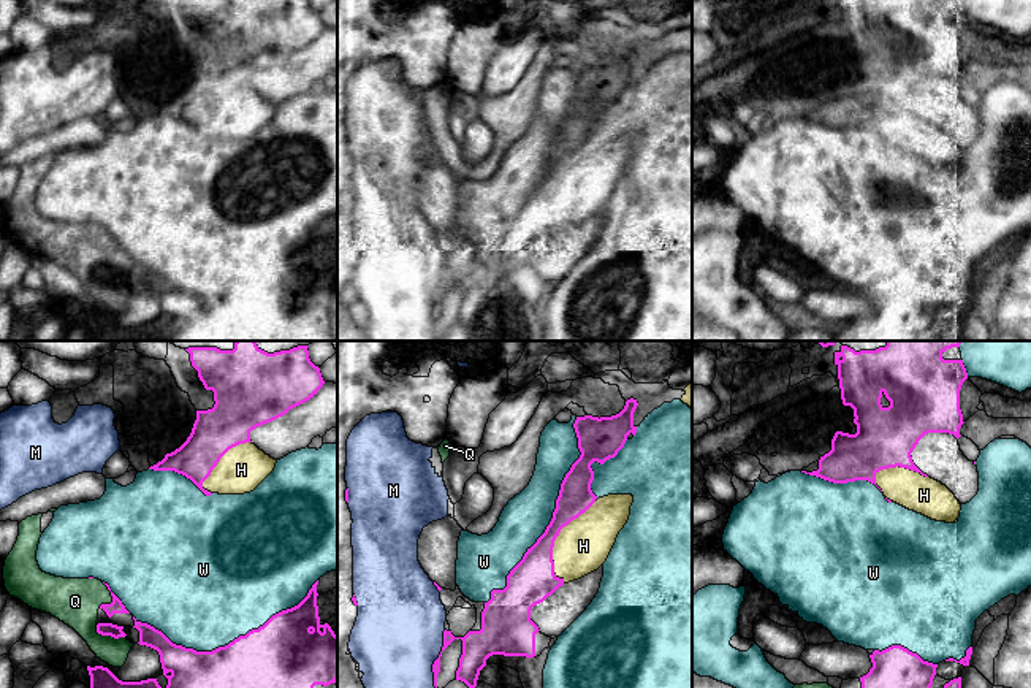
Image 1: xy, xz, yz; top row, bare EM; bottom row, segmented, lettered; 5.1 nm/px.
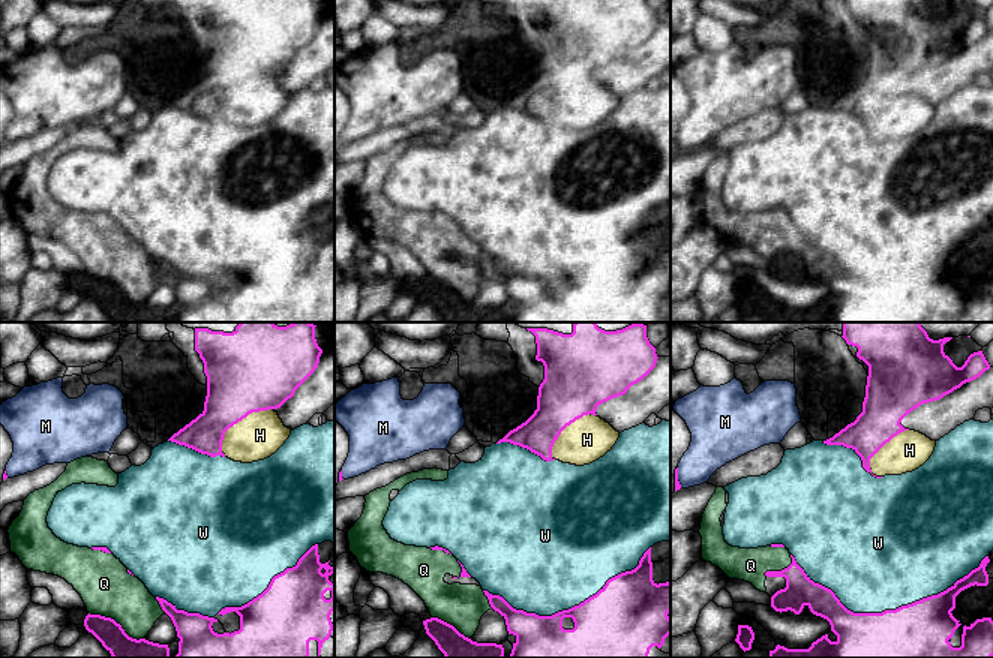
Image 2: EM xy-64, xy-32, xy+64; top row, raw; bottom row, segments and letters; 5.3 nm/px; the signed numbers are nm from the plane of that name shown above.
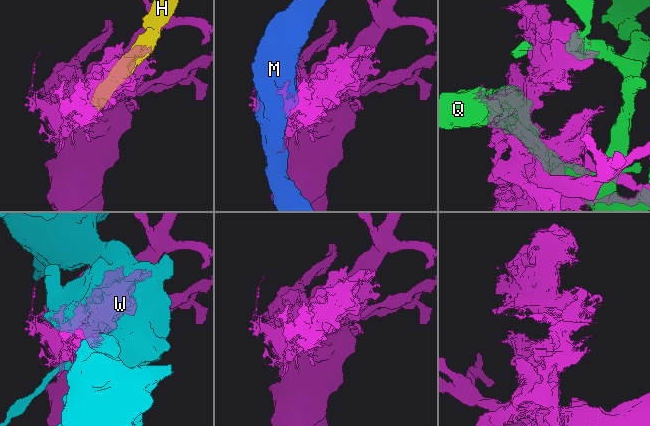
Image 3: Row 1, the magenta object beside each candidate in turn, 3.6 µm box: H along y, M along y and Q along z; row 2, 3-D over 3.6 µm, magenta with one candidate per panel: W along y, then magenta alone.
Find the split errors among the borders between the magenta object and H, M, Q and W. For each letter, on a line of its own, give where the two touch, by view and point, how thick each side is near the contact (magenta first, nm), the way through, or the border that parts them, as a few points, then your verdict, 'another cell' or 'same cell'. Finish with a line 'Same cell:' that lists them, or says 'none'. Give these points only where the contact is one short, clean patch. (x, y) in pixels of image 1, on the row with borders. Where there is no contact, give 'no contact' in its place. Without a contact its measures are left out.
H: xz (555, 539) | 220/280 nm | another cell
M: xz (437, 658) | 160/460 nm | another cell
Q: xy (108, 634) | 70/240 nm | another cell
W: xz (553, 514) | 180/240 nm | another cell
Same cell: none

